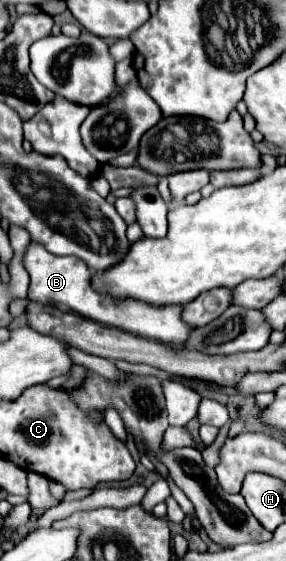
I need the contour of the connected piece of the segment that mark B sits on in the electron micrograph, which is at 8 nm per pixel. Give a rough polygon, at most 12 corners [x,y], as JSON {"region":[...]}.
{"region":[[26,247],[28,299],[184,347],[184,305],[116,299],[78,257]]}

